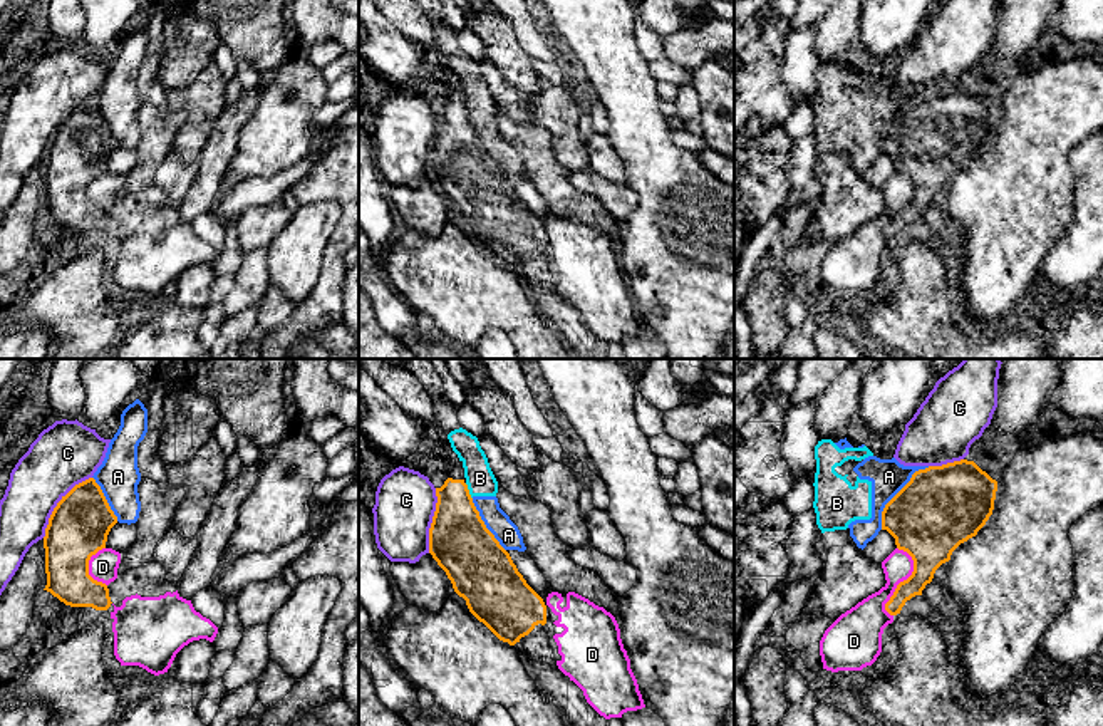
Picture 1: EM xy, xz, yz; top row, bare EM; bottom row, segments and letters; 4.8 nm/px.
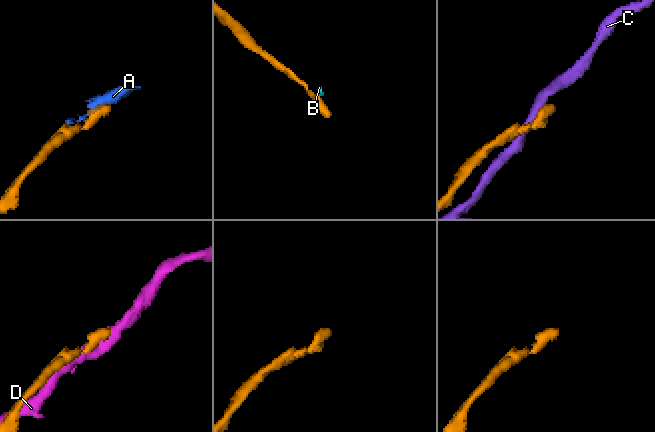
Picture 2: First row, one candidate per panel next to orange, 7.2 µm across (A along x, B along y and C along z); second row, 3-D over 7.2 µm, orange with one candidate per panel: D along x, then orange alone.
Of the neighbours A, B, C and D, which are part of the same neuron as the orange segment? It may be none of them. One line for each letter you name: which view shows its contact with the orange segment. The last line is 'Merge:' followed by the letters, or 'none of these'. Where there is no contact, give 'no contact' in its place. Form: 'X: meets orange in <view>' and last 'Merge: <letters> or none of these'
Merge: none of these

